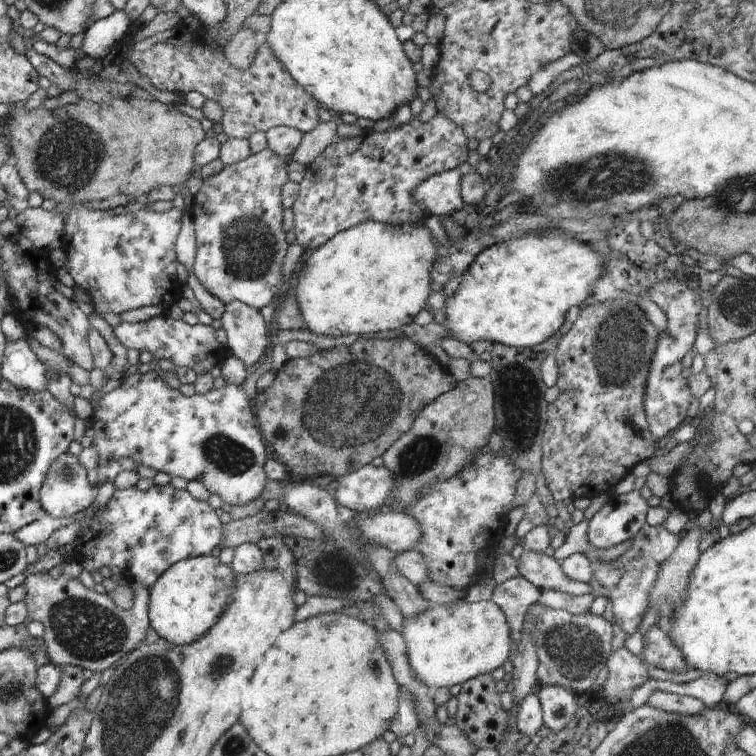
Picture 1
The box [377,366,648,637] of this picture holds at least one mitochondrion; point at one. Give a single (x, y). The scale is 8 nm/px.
(521, 420)

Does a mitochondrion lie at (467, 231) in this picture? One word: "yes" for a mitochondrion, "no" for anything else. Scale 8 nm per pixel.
no

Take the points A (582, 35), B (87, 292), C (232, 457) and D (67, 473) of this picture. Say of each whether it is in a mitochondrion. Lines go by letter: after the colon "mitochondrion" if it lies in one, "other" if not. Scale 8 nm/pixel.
A: mitochondrion
B: other
C: mitochondrion
D: mitochondrion

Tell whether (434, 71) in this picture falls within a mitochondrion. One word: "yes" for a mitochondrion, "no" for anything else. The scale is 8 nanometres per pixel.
no

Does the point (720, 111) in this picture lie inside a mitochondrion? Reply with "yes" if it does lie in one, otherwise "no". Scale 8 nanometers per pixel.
no

